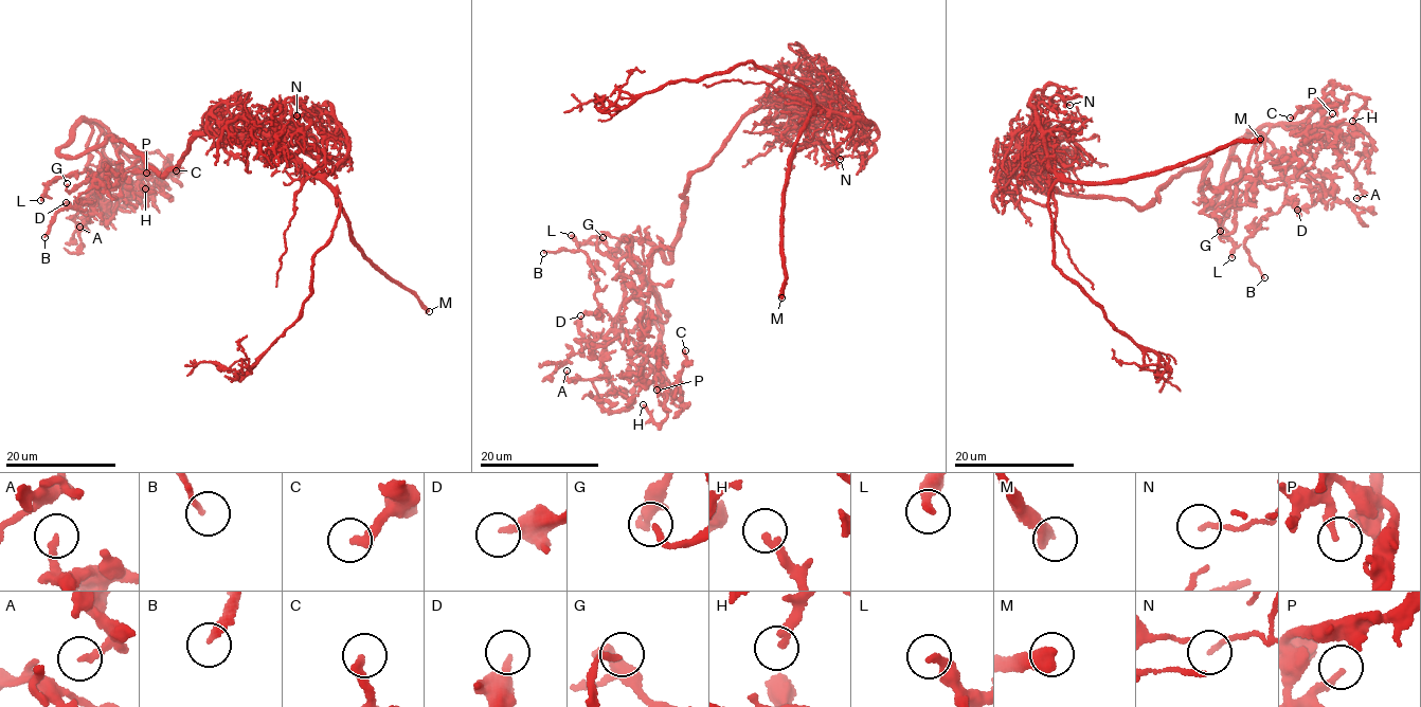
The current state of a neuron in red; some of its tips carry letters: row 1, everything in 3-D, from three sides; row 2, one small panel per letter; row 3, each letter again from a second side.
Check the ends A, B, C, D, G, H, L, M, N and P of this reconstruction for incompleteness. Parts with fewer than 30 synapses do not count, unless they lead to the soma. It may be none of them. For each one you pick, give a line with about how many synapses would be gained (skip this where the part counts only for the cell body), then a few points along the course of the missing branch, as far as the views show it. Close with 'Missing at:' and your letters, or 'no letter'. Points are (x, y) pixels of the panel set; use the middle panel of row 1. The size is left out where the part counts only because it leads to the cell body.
Missing at: M

